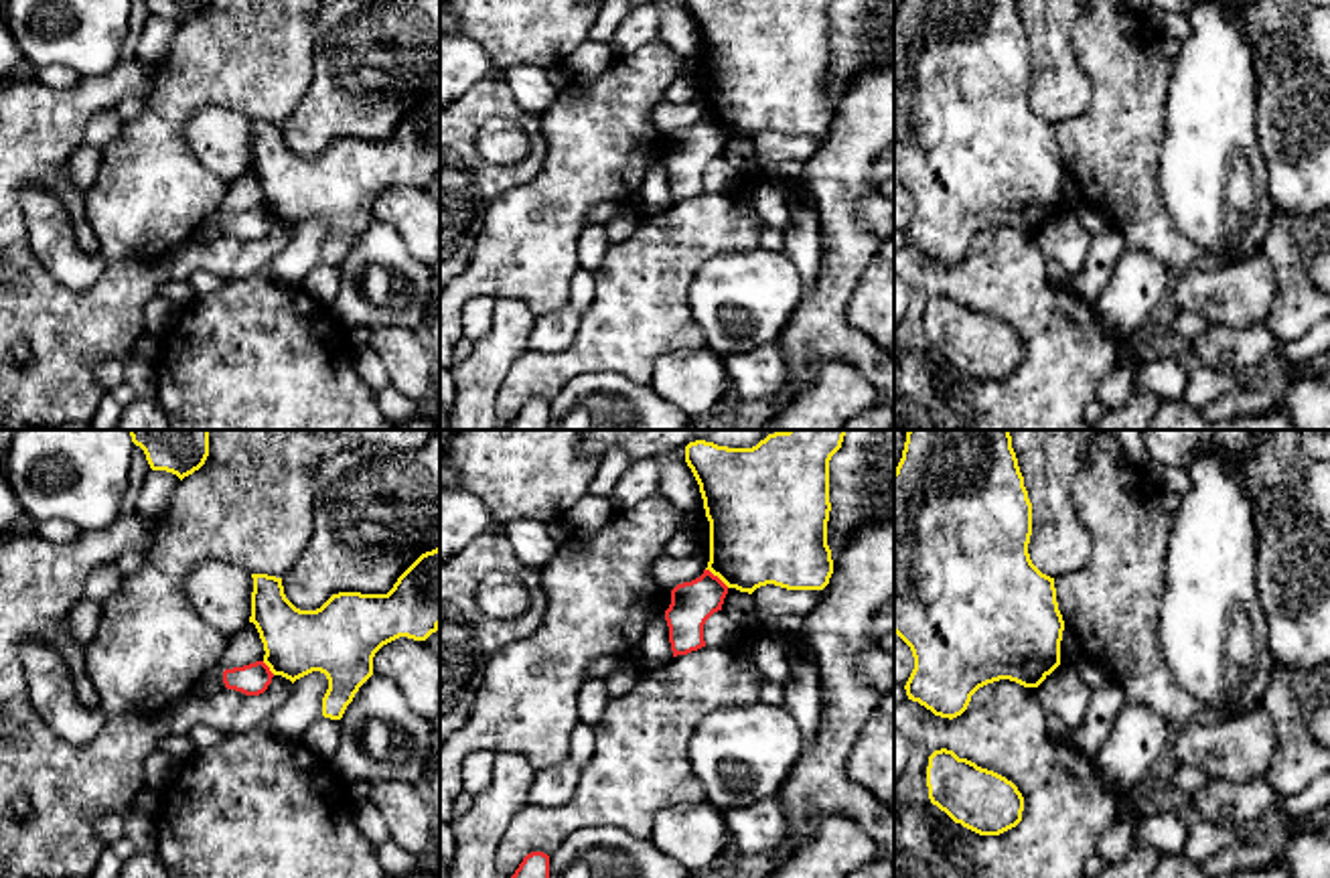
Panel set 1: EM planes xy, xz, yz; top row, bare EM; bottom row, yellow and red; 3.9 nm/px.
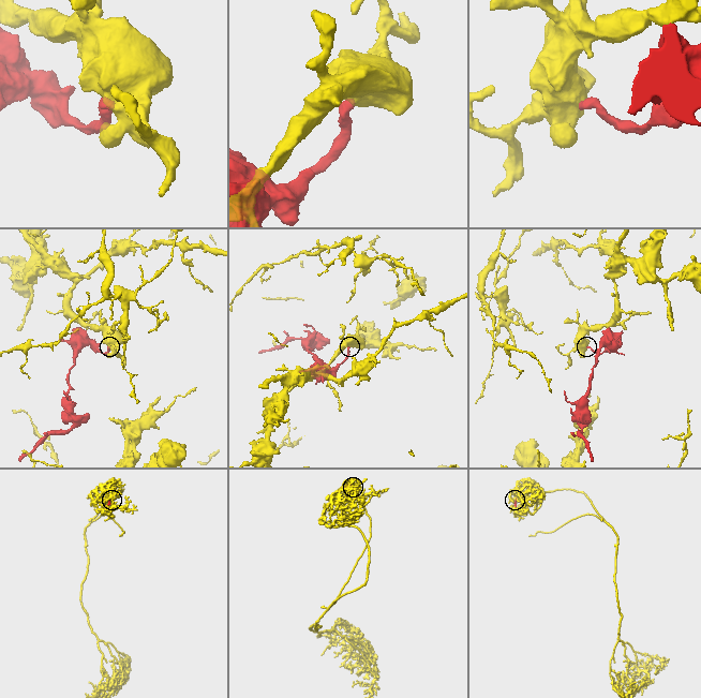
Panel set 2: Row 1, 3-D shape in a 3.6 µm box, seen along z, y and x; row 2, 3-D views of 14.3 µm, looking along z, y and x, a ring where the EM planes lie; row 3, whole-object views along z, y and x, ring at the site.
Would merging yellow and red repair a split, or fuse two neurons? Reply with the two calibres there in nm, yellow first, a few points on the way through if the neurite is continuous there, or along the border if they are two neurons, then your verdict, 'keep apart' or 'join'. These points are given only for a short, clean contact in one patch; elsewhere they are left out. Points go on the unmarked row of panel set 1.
420 nm thick on the yellow side, 180 nm on the other; border along xz (706, 114), (728, 132); keep apart

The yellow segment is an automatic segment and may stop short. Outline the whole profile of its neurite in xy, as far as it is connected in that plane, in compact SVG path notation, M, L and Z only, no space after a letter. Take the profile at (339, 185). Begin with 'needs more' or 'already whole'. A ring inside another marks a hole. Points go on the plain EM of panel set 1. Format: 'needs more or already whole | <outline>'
already whole | M440 93L422 99L387 140L339 138L316 156L296 154L282 124L251 120L251 162L264 209L292 229L312 217L328 225L322 262L341 266L373 221L375 199L399 185L426 187L440 172Z

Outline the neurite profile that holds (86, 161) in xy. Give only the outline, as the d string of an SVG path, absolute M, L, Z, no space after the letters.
M83 144L71 158L71 176L75 187L87 195L93 185L101 162L101 148Z

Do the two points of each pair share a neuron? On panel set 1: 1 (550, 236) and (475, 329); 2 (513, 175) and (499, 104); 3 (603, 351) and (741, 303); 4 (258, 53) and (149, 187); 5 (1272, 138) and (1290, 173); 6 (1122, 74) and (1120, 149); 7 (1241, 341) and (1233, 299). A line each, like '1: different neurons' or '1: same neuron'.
1: different neurons
2: same neuron
3: different neurons
4: same neuron
5: same neuron
6: same neuron
7: different neurons

